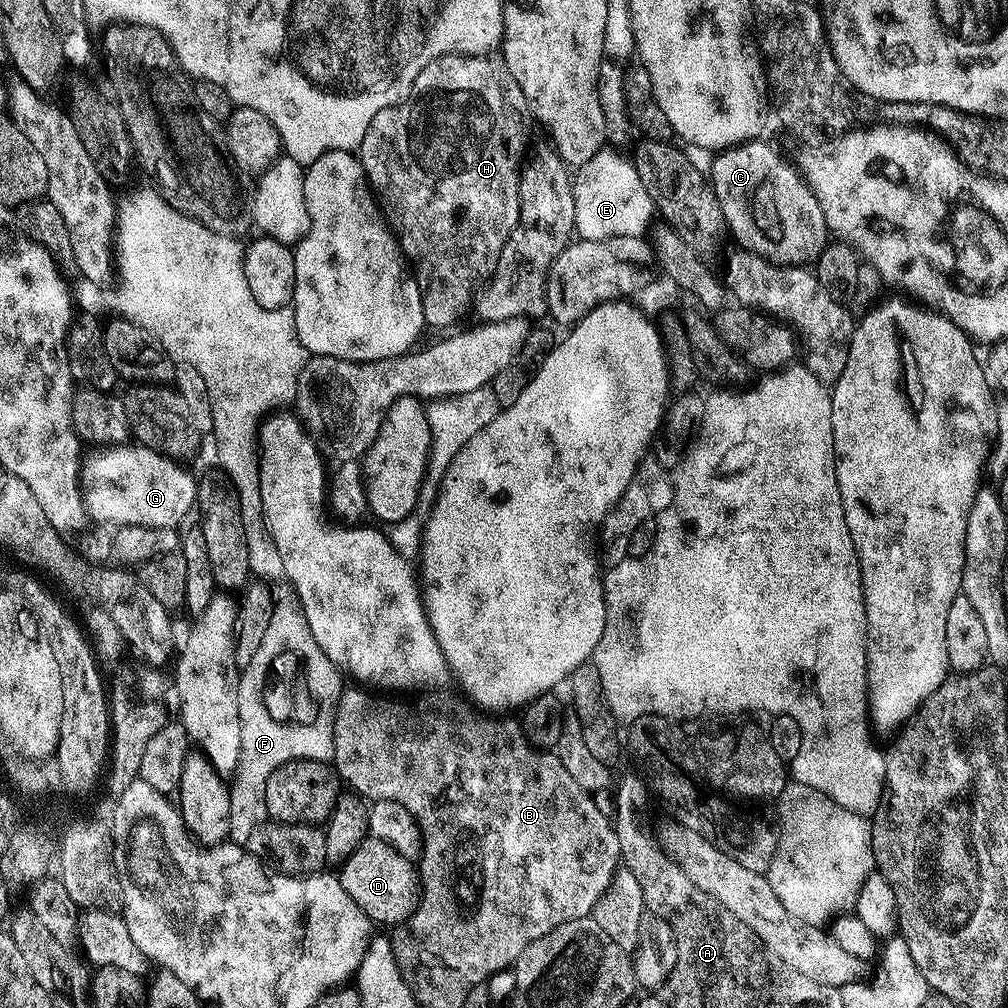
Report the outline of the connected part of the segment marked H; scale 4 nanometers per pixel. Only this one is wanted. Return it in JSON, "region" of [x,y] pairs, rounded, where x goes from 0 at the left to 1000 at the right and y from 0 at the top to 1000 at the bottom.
{"region":[[[484,54],[479,56],[439,56],[438,58],[431,58],[427,62],[427,65],[423,65],[423,69],[419,69],[419,73],[415,73],[415,77],[411,77],[409,88],[403,98],[383,109],[375,109],[375,113],[371,113],[371,121],[367,121],[367,125],[363,125],[363,133],[357,142],[355,156],[361,166],[364,183],[375,199],[375,205],[381,211],[386,226],[393,234],[393,238],[397,241],[397,246],[408,264],[419,296],[421,320],[424,324],[440,325],[446,322],[453,317],[455,310],[463,302],[465,305],[469,301],[474,283],[483,279],[484,275],[491,270],[494,256],[498,252],[498,244],[502,244],[506,232],[516,221],[516,197],[514,196],[518,166],[516,150],[520,147],[520,111],[524,110],[524,98],[518,93],[518,85],[514,85],[514,81],[510,81],[510,73],[506,73],[499,59],[489,58]]]}

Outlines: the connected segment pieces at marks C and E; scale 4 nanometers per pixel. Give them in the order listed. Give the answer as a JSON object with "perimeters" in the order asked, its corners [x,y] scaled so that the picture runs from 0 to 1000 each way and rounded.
{"perimeters":[[[[746,138],[711,150],[707,154],[710,156],[706,159],[704,182],[712,196],[721,229],[726,229],[726,234],[734,241],[731,243],[735,247],[751,250],[753,254],[759,254],[768,262],[798,264],[809,259],[817,243],[822,241],[821,221],[801,178],[795,174],[792,167],[781,163],[765,145],[765,142],[757,138]]],[[[600,145],[595,148],[593,153],[589,153],[585,160],[577,163],[570,172],[568,176],[568,184],[567,188],[569,188],[569,196],[570,196],[570,224],[572,235],[574,237],[579,237],[583,239],[597,239],[597,238],[605,238],[607,235],[633,235],[639,234],[642,231],[642,226],[647,218],[649,218],[649,207],[647,205],[647,198],[644,196],[644,192],[641,191],[640,185],[637,184],[637,179],[633,175],[633,171],[628,165],[626,158],[621,154],[617,155],[617,152],[612,146],[608,145]]]]}

